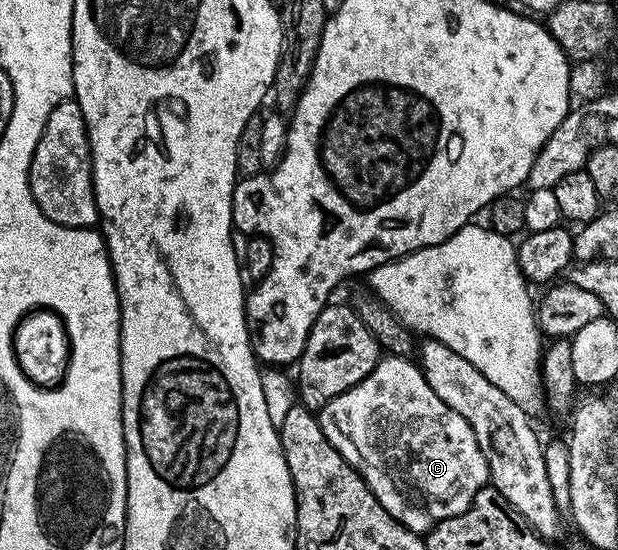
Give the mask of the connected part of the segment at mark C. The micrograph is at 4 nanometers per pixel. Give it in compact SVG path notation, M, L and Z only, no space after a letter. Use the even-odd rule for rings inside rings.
M384 355L377 366L357 386L337 394L317 413L325 438L358 470L371 493L389 510L395 520L401 521L411 532L426 534L445 518L461 514L473 502L477 490L488 487L489 477L485 454L469 430L469 422L449 410L429 386L423 370L414 359L406 356Z

